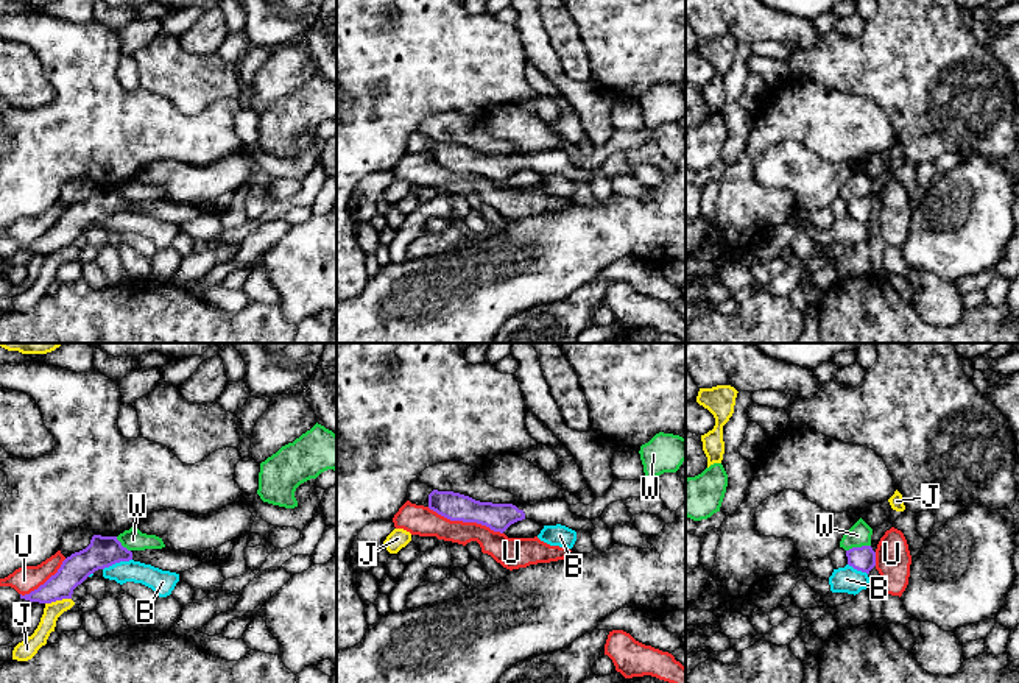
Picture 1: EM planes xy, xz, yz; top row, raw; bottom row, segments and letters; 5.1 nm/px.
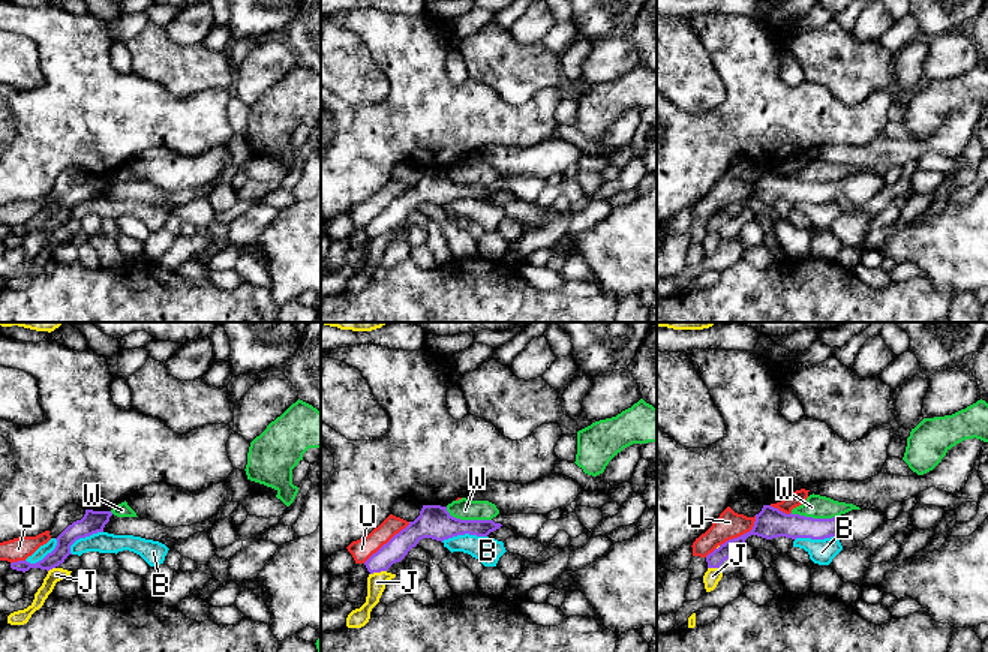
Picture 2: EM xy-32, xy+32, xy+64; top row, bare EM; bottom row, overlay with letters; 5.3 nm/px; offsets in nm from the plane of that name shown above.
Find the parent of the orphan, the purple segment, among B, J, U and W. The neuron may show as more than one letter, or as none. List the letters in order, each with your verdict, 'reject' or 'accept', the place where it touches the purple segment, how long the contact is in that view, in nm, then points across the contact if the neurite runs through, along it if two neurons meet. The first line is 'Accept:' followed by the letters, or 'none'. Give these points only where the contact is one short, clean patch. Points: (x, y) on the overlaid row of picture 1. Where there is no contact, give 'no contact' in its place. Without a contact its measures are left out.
Accept: none
B: reject | xy (117, 562) | 160 nm
J: reject | xy (58, 599) | 140 nm | along xy (70, 598), (45, 604)
U: reject | xz (465, 521) | 420 nm
W: reject | yz (857, 548) | 130 nm | along yz (870, 544), (846, 551)

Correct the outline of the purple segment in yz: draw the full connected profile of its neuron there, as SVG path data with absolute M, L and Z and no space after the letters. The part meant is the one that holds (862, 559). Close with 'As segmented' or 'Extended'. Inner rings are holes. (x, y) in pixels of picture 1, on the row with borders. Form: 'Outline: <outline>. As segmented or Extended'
Outline: M871 546L852 547L846 550L846 557L849 566L866 574L876 566L876 552Z. As segmented

